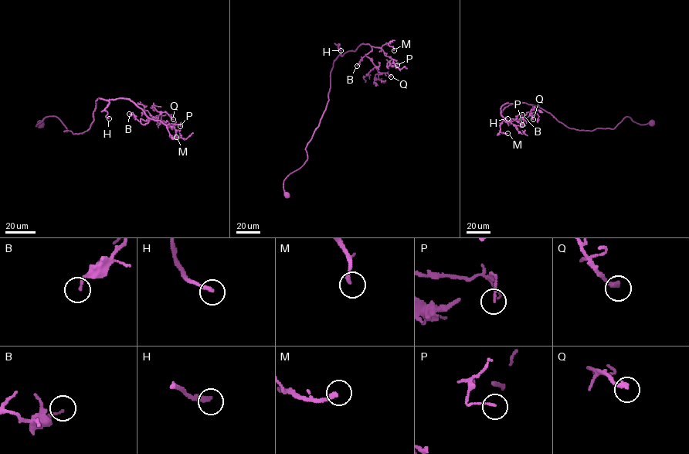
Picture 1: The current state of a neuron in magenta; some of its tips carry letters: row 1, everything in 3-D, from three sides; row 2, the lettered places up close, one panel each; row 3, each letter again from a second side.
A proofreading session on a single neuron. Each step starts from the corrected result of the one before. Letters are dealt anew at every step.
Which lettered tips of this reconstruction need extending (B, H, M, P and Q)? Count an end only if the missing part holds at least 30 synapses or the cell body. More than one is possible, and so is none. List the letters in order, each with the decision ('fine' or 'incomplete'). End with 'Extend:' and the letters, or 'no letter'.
B: fine
H: incomplete
M: incomplete
P: fine
Q: fine
Extend: H, M

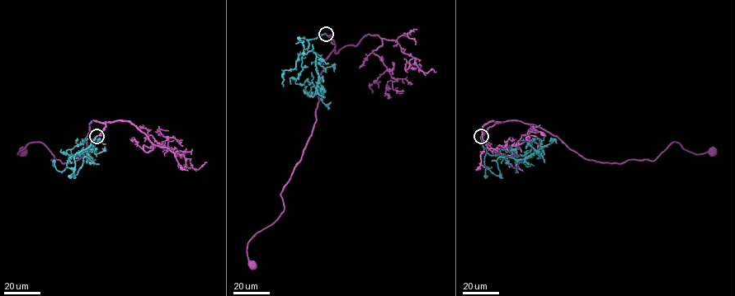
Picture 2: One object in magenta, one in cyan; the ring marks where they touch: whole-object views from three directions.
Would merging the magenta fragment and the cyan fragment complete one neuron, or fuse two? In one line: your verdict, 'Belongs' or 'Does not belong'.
Belongs

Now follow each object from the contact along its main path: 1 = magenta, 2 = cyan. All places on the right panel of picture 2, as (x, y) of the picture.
1: (481, 136), (495, 124), (520, 120), (602, 162), (654, 160), (672, 142), (696, 154), (710, 152)
2: (481, 136), (490, 155), (515, 157), (540, 140), (541, 148), (521, 159), (499, 157), (501, 176), (491, 167)

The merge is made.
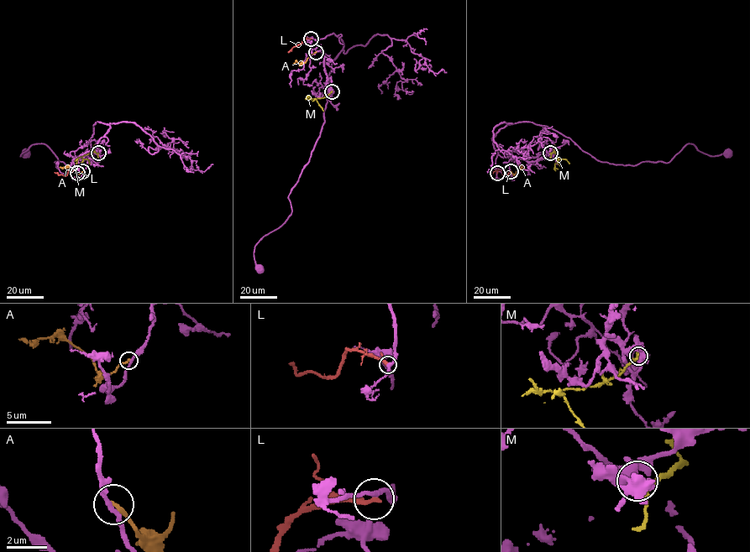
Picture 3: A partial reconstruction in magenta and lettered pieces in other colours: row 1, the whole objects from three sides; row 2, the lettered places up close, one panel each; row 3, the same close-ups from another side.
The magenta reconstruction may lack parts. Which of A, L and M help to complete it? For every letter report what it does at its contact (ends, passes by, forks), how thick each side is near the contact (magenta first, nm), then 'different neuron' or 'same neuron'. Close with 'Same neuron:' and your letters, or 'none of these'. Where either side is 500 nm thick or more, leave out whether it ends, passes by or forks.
A: it ends | 200/200 nm | different neuron
L: it passes by | 220/180 nm | same neuron
M: it passes by | 440/180 nm | different neuron
Same neuron: L

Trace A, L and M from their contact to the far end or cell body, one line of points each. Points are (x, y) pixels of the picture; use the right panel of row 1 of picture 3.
A: (511, 171), (515, 174), (522, 167)
L: (497, 173), (498, 170), (501, 171), (504, 175), (511, 172)
M: (550, 153), (556, 153), (554, 167), (558, 169)

